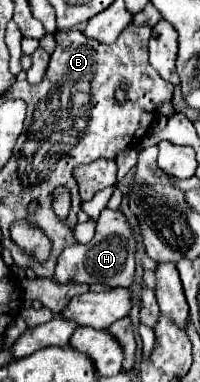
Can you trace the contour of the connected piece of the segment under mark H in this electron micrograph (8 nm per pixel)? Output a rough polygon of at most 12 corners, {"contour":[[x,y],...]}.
{"contour":[[105,208],[89,244],[65,248],[61,284],[131,286],[135,232]]}

